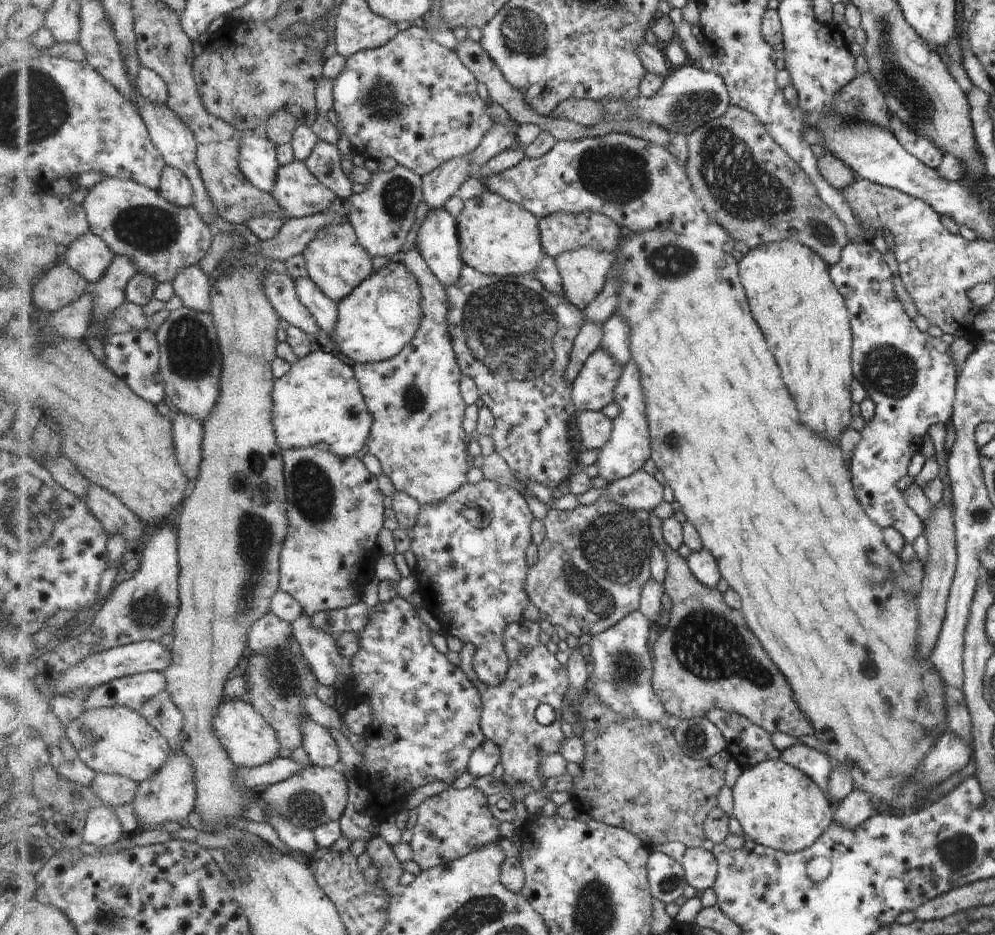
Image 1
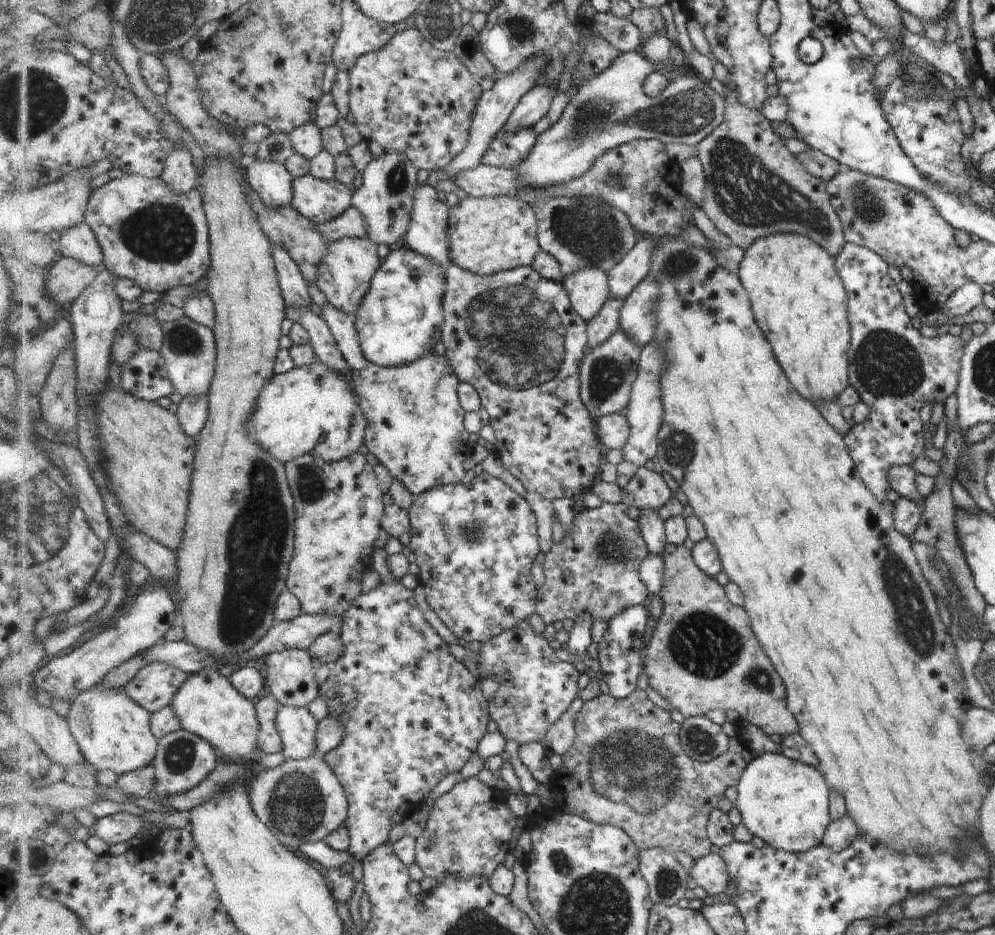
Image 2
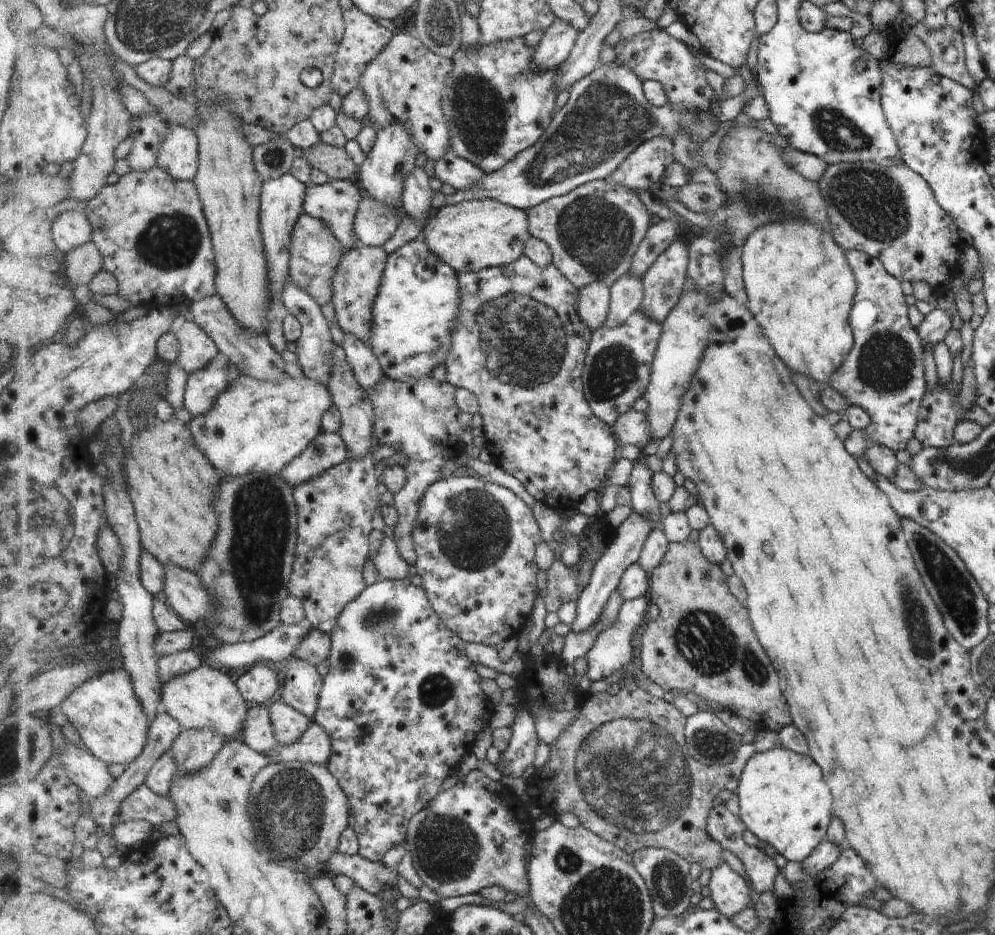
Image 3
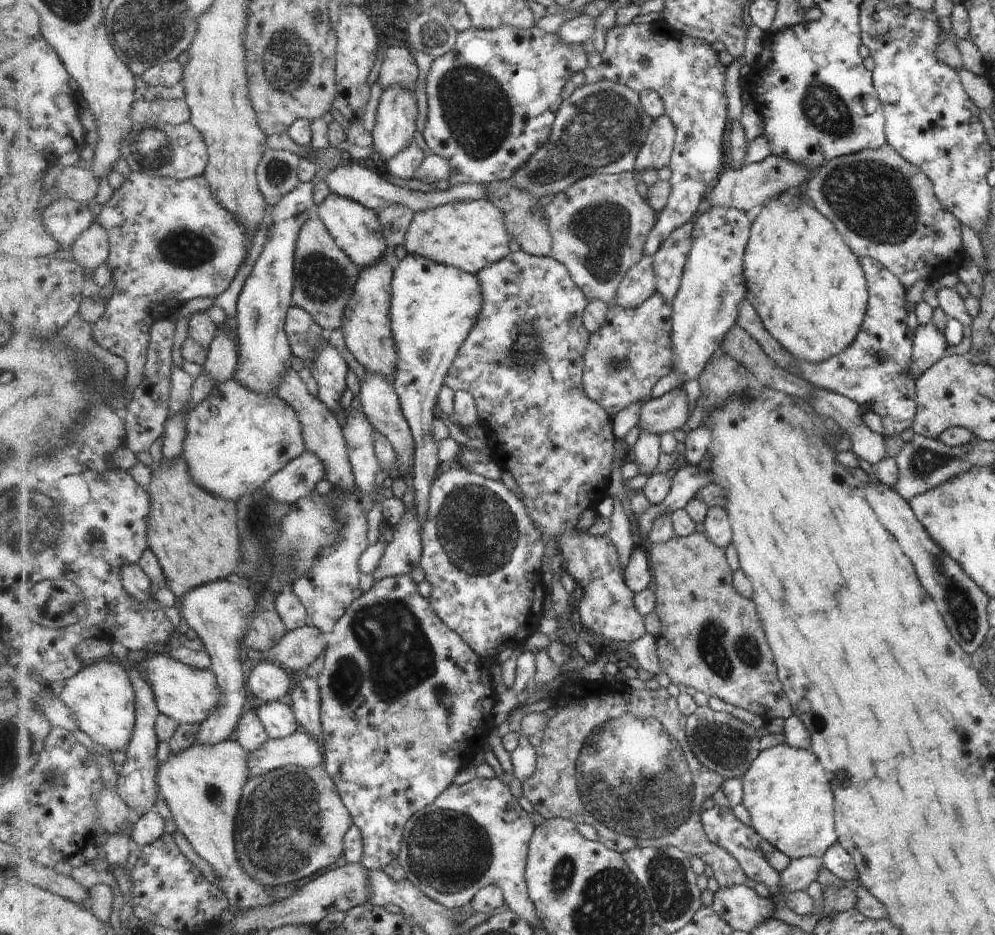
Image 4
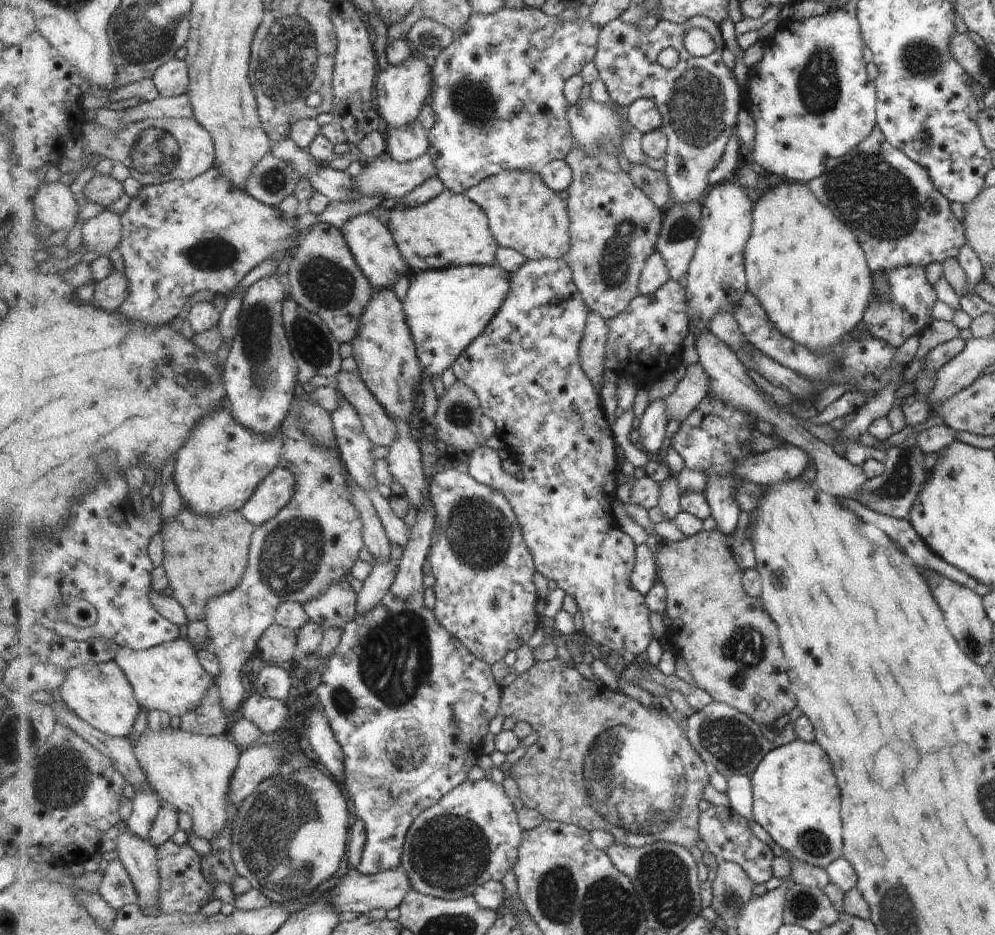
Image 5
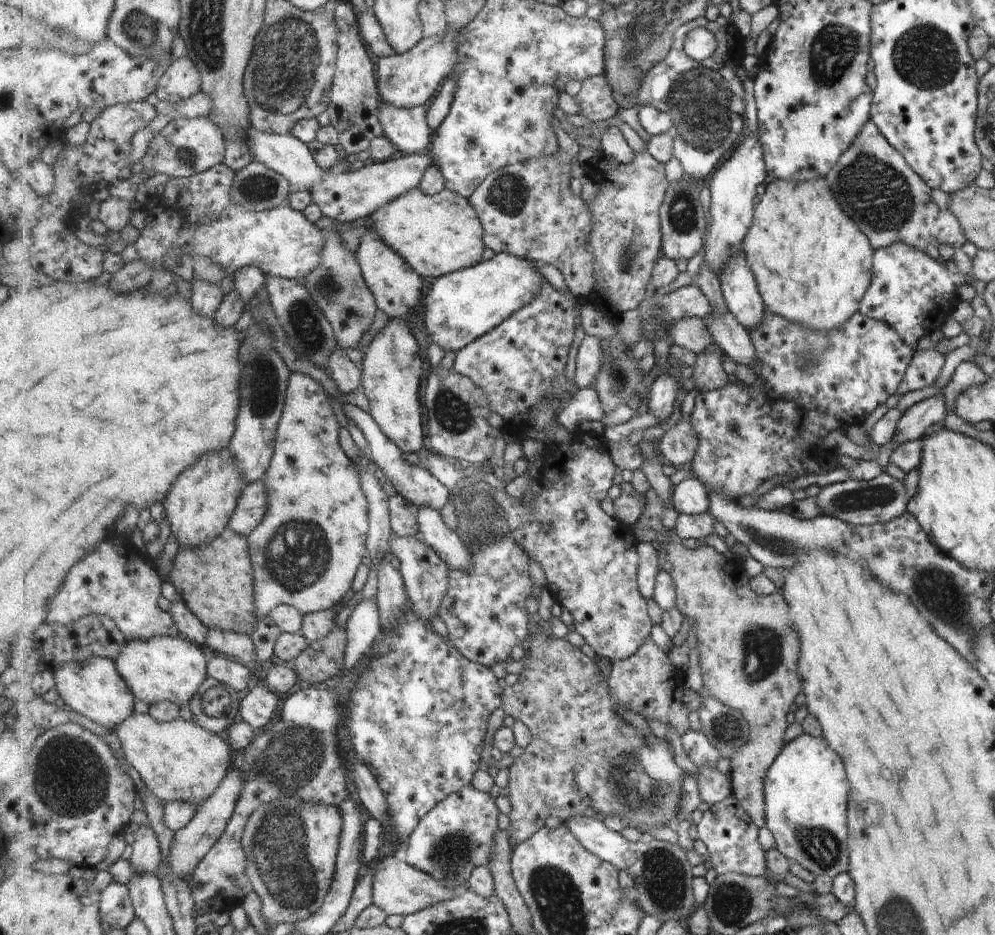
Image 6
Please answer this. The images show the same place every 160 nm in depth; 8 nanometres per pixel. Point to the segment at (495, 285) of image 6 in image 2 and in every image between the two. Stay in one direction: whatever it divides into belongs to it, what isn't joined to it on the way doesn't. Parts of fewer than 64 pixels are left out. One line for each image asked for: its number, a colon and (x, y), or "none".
2: (412, 712)
3: (402, 703)
4: (406, 703)
5: (447, 309)

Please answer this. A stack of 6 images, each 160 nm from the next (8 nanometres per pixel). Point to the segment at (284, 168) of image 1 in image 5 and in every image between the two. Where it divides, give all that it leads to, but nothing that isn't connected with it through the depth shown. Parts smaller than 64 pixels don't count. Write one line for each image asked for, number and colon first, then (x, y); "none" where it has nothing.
2: (322, 201)
3: (337, 202)
4: (357, 229)
5: (371, 242)

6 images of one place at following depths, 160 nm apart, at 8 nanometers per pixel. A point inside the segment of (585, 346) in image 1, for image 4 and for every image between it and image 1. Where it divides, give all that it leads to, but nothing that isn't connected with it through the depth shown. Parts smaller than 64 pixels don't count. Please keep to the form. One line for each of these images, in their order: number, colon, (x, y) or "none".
2: (607, 322)
3: (628, 292)
4: (639, 285)

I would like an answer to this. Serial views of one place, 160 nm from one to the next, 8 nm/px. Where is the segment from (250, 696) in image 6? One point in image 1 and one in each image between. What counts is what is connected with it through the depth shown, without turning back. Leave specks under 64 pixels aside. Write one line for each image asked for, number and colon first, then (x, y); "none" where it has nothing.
1: (321, 747)
2: (298, 727)
3: (289, 724)
4: (280, 720)
5: (270, 715)

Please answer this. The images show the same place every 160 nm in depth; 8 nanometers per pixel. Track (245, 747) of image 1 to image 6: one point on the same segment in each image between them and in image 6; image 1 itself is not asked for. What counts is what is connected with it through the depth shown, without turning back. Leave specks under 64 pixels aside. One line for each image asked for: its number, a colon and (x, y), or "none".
2: (209, 704)
3: (205, 697)
4: (186, 694)
5: (170, 677)
6: (164, 668)

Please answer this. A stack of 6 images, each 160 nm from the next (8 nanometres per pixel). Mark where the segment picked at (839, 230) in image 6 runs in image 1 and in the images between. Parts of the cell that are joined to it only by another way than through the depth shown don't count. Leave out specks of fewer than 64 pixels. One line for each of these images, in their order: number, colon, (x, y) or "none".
1: (791, 295)
2: (797, 298)
3: (800, 286)
4: (807, 285)
5: (809, 272)

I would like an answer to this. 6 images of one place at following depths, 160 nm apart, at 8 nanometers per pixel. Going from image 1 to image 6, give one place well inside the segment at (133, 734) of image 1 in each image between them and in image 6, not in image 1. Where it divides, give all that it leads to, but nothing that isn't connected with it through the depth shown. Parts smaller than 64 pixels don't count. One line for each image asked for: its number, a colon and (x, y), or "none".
2: (114, 731)
3: (104, 710)
4: (101, 696)
5: (101, 694)
6: (94, 688)

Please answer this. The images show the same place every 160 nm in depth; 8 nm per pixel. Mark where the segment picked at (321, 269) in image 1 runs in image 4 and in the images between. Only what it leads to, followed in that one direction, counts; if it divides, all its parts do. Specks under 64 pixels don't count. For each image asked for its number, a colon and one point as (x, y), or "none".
2: (345, 276)
3: (357, 285)
4: (367, 327)

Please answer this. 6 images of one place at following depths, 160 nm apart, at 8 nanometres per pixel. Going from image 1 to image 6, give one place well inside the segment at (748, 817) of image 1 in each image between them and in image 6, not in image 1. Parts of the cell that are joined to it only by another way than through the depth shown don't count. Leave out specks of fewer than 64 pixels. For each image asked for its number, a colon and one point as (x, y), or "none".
2: (784, 802)
3: (783, 799)
4: (786, 792)
5: (796, 801)
6: (806, 789)

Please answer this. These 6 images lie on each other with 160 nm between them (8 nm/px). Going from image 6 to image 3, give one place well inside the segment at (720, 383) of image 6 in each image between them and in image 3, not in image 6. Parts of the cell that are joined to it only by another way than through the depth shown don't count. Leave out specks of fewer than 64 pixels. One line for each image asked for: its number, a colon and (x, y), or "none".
3: (633, 427)
4: (669, 412)
5: (696, 385)

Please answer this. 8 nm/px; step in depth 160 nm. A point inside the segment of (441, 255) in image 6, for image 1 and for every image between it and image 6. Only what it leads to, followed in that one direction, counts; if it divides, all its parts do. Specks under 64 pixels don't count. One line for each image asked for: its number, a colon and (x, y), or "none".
1: (498, 237)
2: (488, 235)
3: (475, 235)
4: (471, 235)
5: (450, 230)

